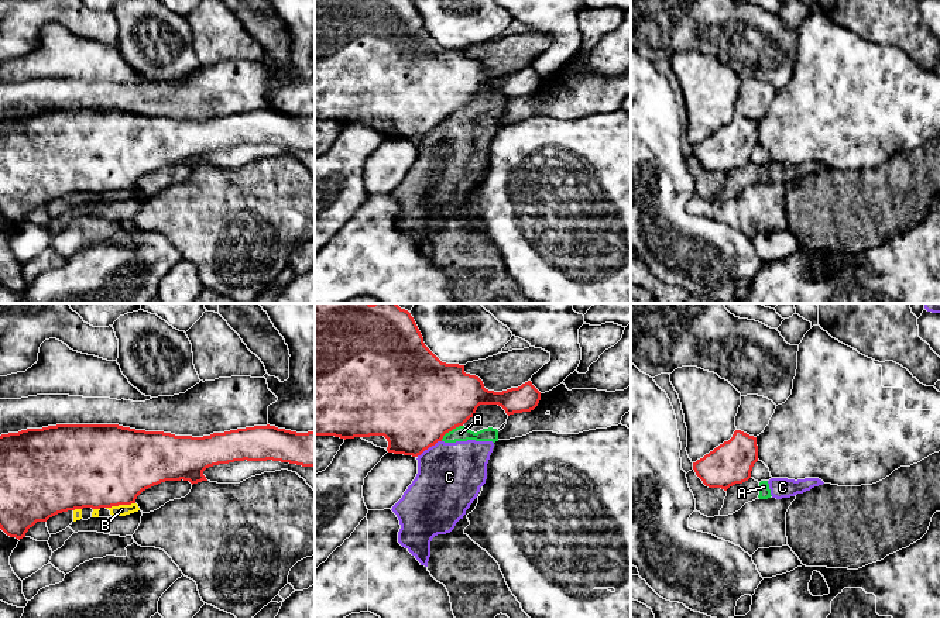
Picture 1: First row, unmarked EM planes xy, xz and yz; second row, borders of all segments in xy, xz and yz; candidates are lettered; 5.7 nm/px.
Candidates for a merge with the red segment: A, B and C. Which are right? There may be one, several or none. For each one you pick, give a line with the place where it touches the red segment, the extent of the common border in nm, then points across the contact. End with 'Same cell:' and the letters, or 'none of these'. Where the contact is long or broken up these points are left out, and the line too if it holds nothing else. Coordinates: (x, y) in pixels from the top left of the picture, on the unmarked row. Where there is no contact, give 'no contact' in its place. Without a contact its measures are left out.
Same cell: none of these

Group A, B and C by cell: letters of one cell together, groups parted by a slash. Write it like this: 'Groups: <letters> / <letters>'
Groups: A C / B

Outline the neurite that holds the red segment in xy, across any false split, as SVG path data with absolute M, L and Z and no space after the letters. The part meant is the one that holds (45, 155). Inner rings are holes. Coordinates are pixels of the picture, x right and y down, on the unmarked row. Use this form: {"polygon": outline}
{"polygon": "M56 109L27 113L0 120L0 213L10 221L23 223L37 206L75 193L112 192L135 188L137 180L165 165L189 165L192 169L207 165L203 155L234 145L281 145L315 151L315 116L296 117L275 110L254 110L213 117L203 121L175 120L164 116L145 116L119 109Z"}

